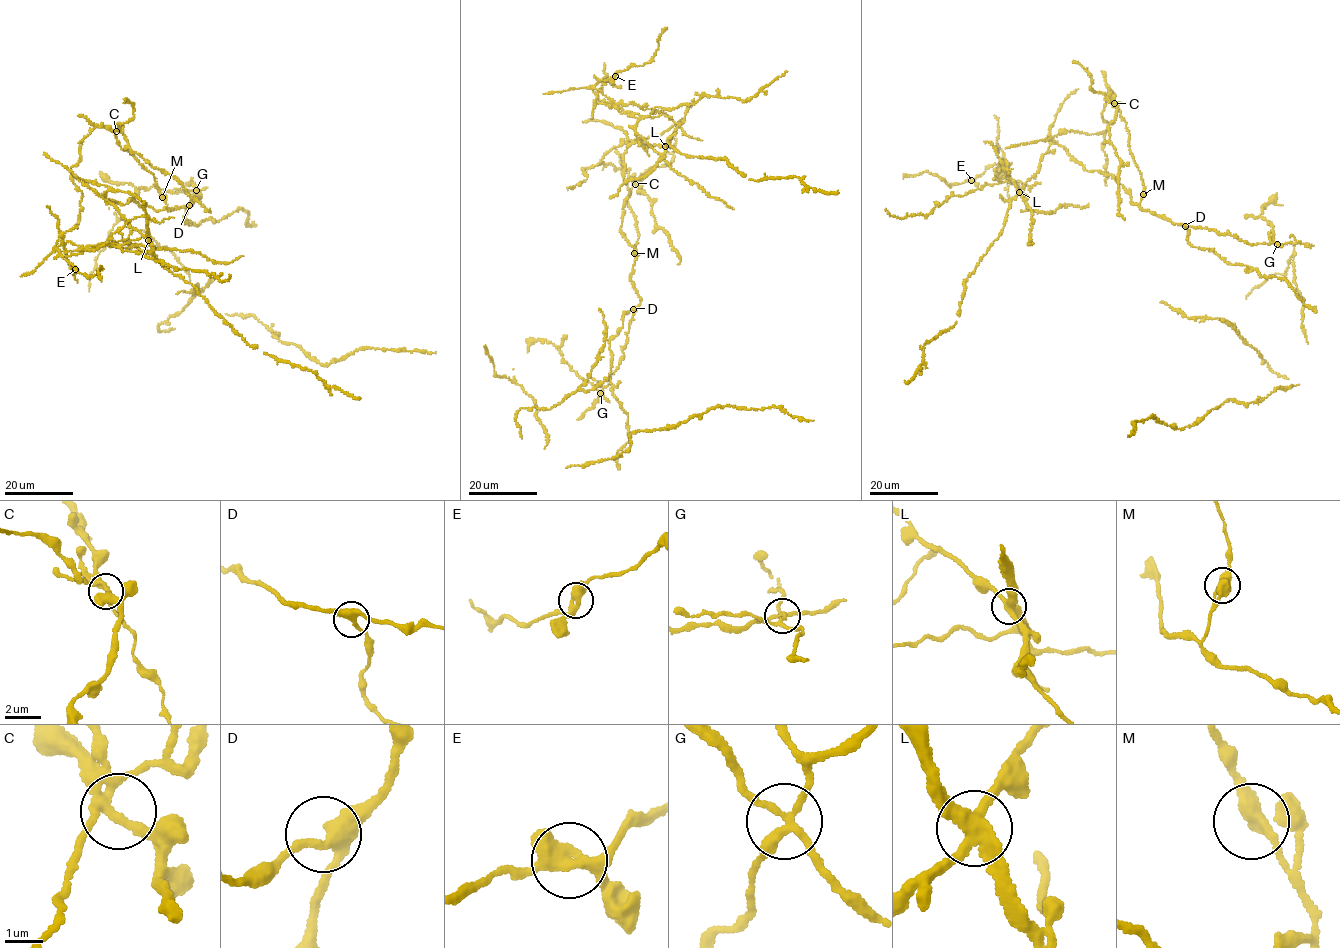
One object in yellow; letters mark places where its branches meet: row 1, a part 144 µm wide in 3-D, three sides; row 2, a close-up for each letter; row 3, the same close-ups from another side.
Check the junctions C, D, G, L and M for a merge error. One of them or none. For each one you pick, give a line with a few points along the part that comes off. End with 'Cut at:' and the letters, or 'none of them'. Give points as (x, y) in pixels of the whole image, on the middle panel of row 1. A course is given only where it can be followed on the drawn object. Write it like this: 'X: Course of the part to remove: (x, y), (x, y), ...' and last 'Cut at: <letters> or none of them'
L: Course of the part to remove: (666, 147), (662, 155), (654, 151), (637, 133), (638, 117), (600, 100), (592, 87), (649, 61), (665, 28)
Cut at: L

